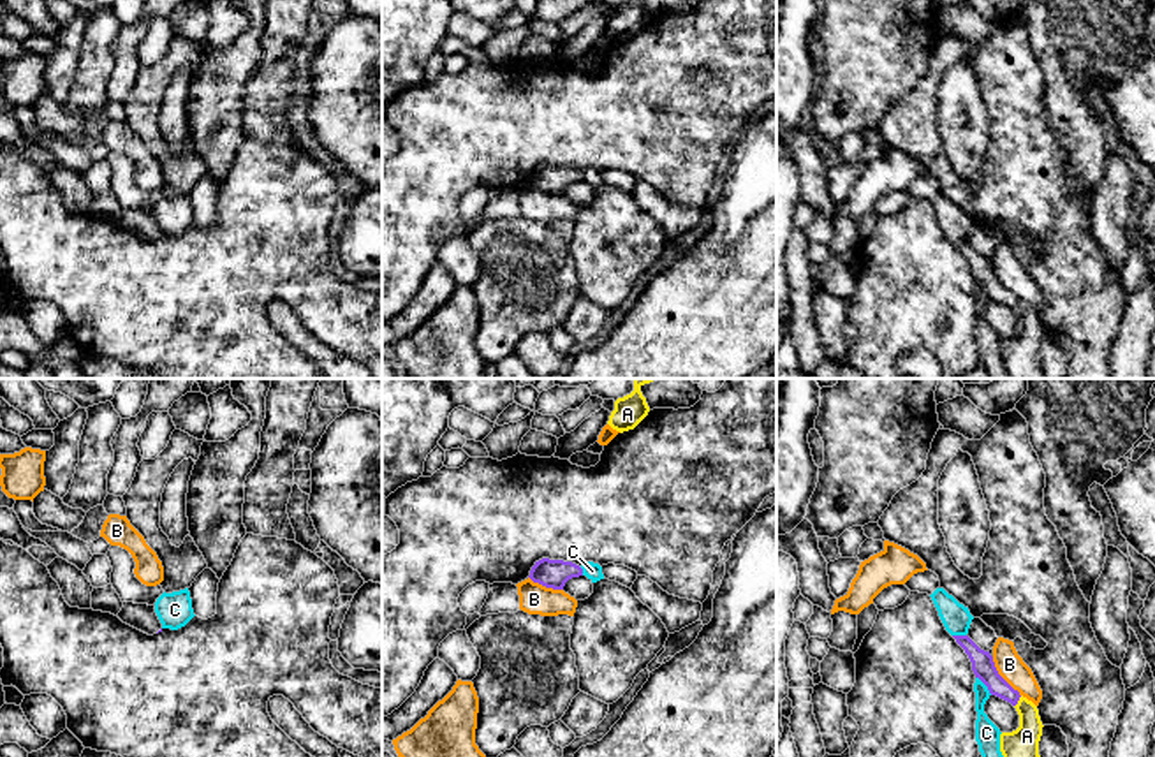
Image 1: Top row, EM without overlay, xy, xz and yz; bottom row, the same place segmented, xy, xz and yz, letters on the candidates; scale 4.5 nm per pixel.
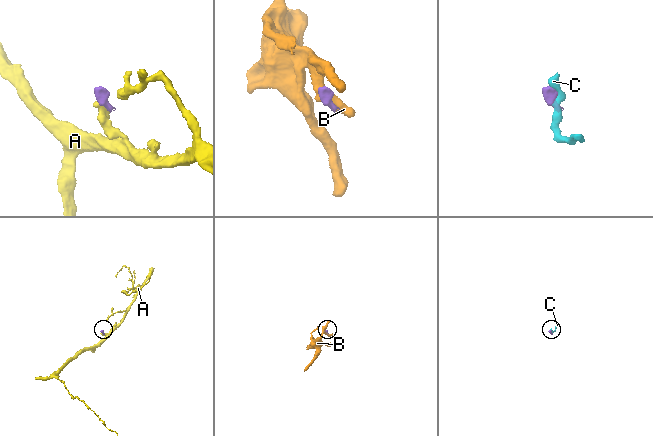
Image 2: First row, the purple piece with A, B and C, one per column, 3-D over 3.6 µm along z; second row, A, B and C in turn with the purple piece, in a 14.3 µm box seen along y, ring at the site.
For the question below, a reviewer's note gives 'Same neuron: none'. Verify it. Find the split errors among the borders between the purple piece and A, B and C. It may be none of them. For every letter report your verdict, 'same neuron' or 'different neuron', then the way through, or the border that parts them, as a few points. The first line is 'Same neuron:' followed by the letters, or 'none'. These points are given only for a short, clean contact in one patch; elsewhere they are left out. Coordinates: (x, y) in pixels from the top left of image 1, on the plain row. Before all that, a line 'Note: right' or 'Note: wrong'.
Note: right
Same neuron: none
A: different neuron; border along yz (1022, 301), (1015, 312)
B: different neuron
C: different neuron; border along yz (976, 282), (992, 300)

